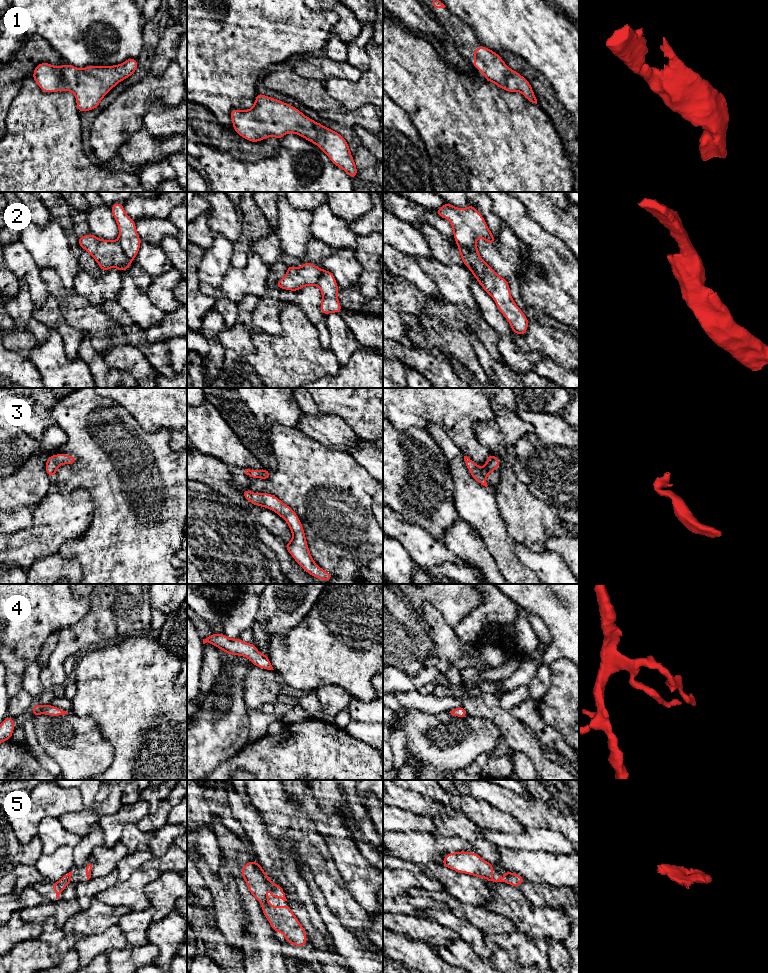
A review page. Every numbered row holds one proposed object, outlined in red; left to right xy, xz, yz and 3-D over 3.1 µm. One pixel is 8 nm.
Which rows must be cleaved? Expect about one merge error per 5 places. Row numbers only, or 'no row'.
2

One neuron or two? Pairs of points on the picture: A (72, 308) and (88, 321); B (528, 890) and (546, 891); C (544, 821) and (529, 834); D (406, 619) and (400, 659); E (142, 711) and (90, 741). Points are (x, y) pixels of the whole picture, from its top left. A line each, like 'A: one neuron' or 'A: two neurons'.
A: one neuron
B: one neuron
C: two neurons
D: one neuron
E: two neurons

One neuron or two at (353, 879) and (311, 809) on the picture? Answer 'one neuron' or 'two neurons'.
one neuron

